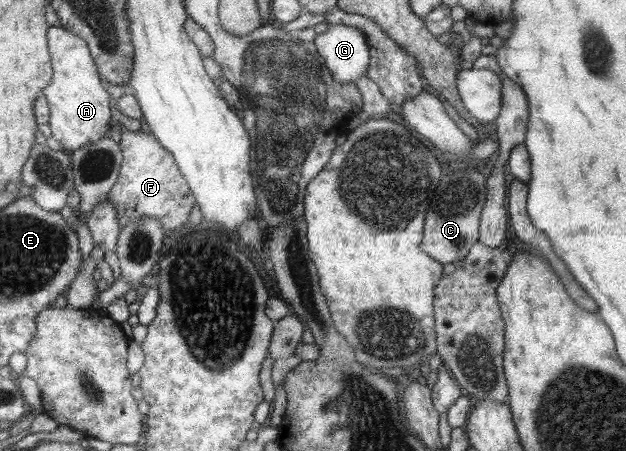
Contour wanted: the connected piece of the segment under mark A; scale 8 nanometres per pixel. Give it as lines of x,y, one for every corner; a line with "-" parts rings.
48,27
48,51
51,53
51,67
54,69
50,84
42,94
49,107
48,125
51,136
58,140
62,149
71,152
104,137
110,119
110,99
102,89
92,55
88,55
87,42
64,27

